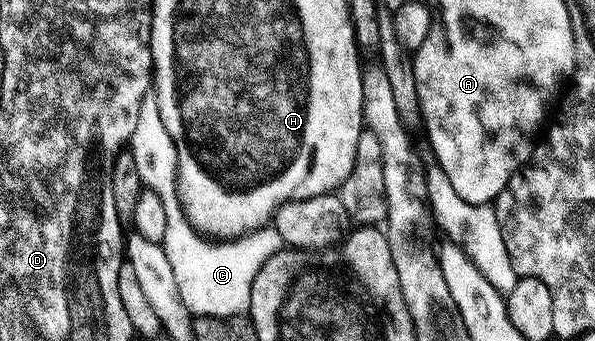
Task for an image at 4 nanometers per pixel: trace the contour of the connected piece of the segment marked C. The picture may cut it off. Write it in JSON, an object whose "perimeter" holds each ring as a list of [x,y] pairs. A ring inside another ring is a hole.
{"perimeter":[[[146,100],[145,106],[141,108],[139,123],[133,132],[131,151],[135,155],[135,163],[139,166],[139,175],[145,188],[155,191],[155,195],[163,199],[163,207],[167,210],[167,235],[163,244],[185,306],[190,313],[202,317],[228,319],[244,314],[251,303],[251,287],[255,275],[259,275],[259,267],[263,267],[263,263],[267,263],[267,259],[271,259],[271,255],[283,247],[279,233],[271,227],[262,227],[222,243],[198,232],[187,216],[179,192],[177,148],[171,135],[167,135],[167,127],[163,127],[156,100]]]}

